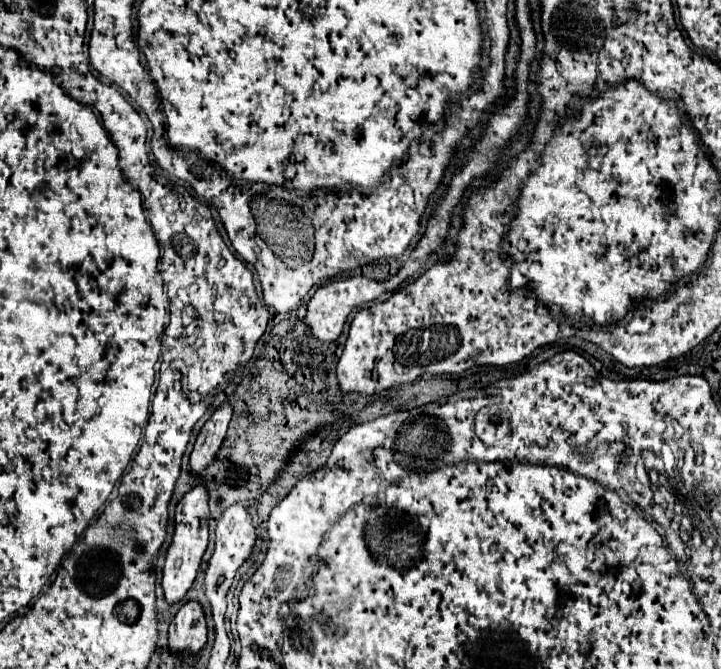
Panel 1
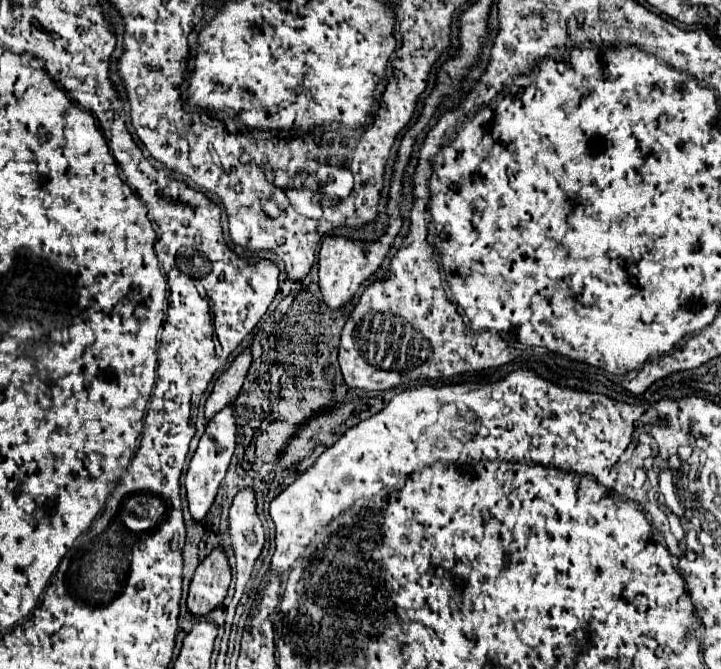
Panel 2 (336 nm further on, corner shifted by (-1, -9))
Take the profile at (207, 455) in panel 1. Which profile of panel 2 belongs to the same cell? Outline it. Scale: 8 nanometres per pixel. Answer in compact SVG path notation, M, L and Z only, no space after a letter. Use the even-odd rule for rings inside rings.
M246 348L234 358L234 362L228 366L228 370L218 376L218 380L214 382L214 390L206 402L206 420L210 420L214 416L214 412L222 410L222 406L226 406L226 402L236 400L236 396L242 388L244 376L250 368L250 362L252 362L252 354L250 354L250 348Z

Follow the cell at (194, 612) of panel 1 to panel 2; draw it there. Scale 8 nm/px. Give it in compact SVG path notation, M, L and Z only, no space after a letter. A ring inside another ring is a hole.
M222 546L214 548L196 568L188 592L188 610L194 616L206 616L222 604L230 584L230 562Z

